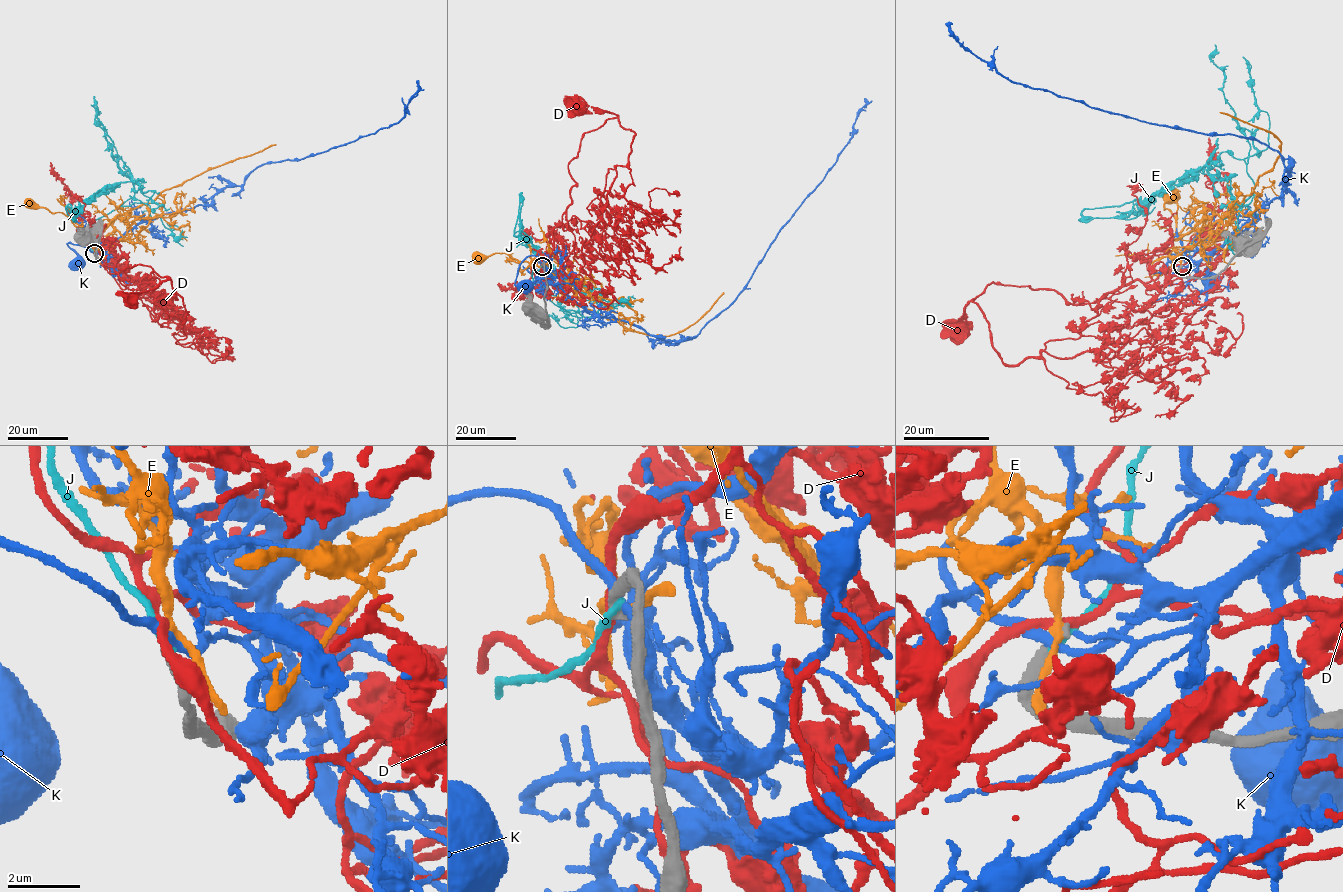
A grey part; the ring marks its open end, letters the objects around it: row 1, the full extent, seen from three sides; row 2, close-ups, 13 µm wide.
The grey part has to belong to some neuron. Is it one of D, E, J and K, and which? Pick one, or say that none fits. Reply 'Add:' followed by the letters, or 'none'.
Add: none

